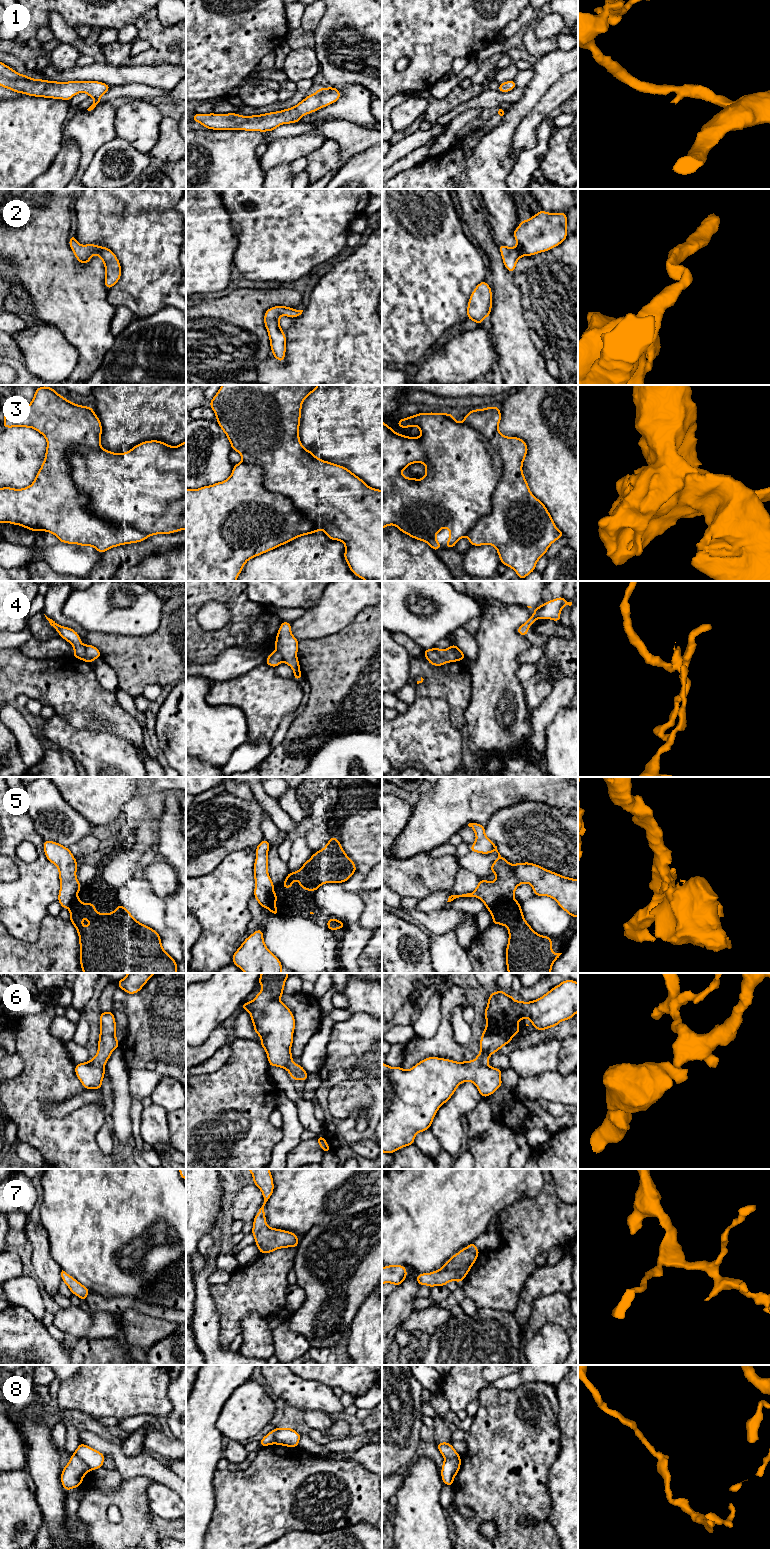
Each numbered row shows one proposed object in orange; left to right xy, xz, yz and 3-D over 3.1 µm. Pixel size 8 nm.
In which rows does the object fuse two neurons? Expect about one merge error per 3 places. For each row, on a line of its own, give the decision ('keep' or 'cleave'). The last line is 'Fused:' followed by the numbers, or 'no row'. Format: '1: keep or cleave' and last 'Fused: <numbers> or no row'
1: keep
2: keep
3: cleave
4: cleave
5: cleave
6: keep
7: keep
8: cleave
Fused: 3, 4, 5, 8

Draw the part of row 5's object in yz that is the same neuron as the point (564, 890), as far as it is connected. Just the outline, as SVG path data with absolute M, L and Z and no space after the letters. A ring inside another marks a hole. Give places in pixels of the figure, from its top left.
M469 823L468 826L476 835L470 852L490 854L496 851L498 853L498 858L490 867L490 871L496 874L496 880L493 882L479 880L473 892L451 895L447 902L459 897L477 897L488 909L500 899L512 900L516 888L523 883L528 883L532 886L535 896L551 897L570 916L578 917L578 879L562 876L530 862L510 864L500 855L495 843L486 836L485 825Z

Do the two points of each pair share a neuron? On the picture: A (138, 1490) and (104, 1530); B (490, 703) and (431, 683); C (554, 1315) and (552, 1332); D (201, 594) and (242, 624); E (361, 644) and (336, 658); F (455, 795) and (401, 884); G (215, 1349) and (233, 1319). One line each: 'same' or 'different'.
A: same
B: different
C: different
D: same
E: same
F: different
G: different

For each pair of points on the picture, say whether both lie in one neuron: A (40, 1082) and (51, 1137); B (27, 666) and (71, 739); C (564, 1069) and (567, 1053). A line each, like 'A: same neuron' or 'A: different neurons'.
A: same neuron
B: different neurons
C: same neuron

